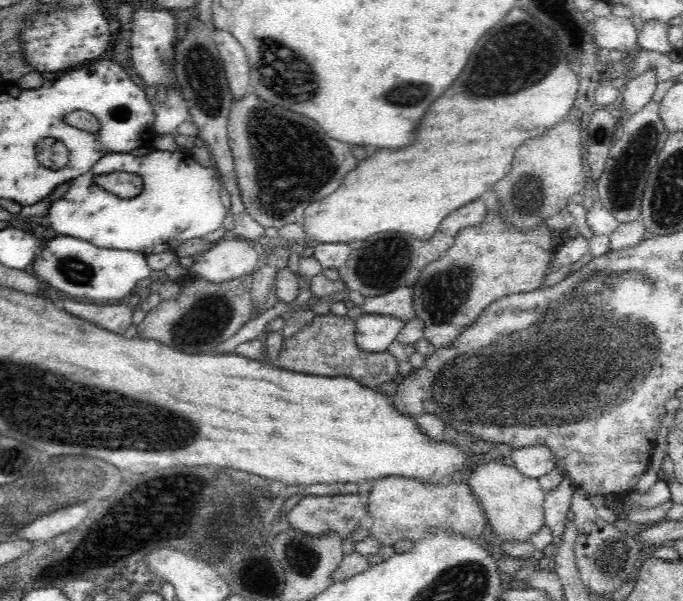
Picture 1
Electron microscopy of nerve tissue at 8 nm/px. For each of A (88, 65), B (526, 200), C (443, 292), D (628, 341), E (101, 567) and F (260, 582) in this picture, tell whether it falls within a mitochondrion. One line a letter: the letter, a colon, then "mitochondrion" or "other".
A: other
B: mitochondrion
C: mitochondrion
D: mitochondrion
E: other
F: other

